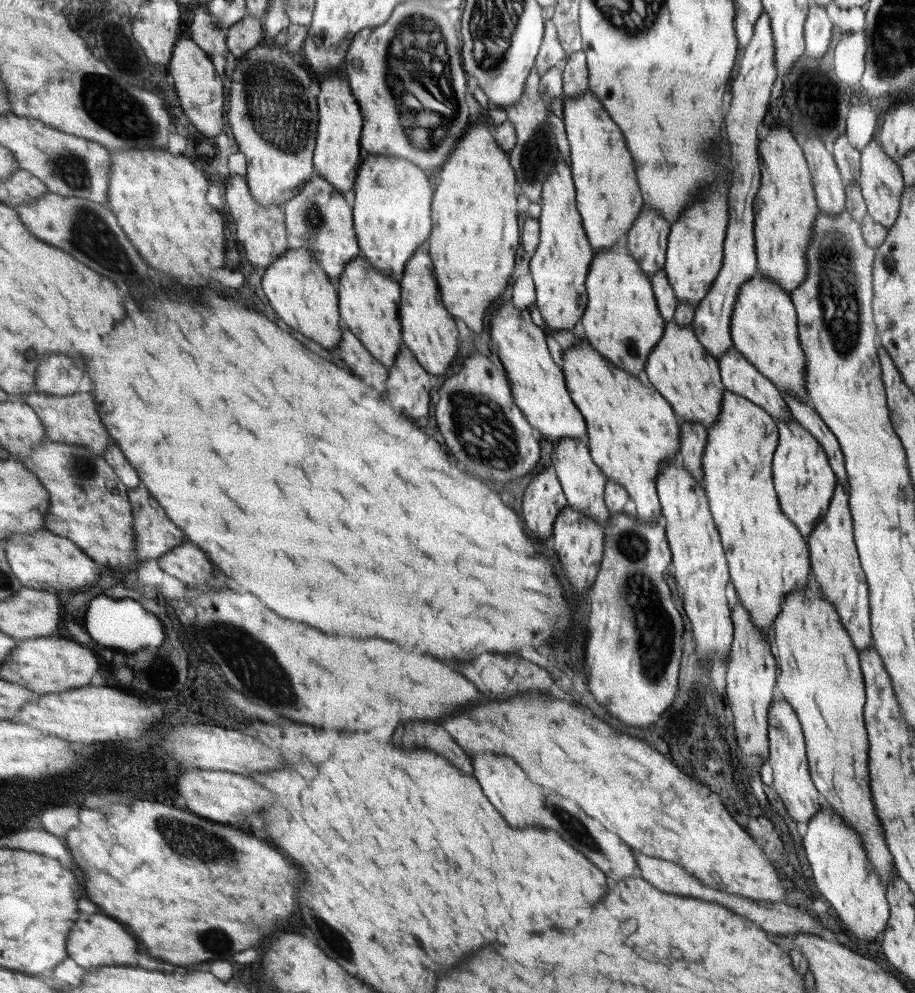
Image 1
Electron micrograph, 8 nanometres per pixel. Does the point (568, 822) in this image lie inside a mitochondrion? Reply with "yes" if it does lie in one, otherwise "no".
yes

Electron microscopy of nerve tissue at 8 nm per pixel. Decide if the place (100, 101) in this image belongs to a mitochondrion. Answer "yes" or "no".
yes

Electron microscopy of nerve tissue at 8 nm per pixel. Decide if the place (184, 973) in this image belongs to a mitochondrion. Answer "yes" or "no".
no

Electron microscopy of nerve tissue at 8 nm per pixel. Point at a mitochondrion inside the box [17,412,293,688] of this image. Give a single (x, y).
(80, 467)

